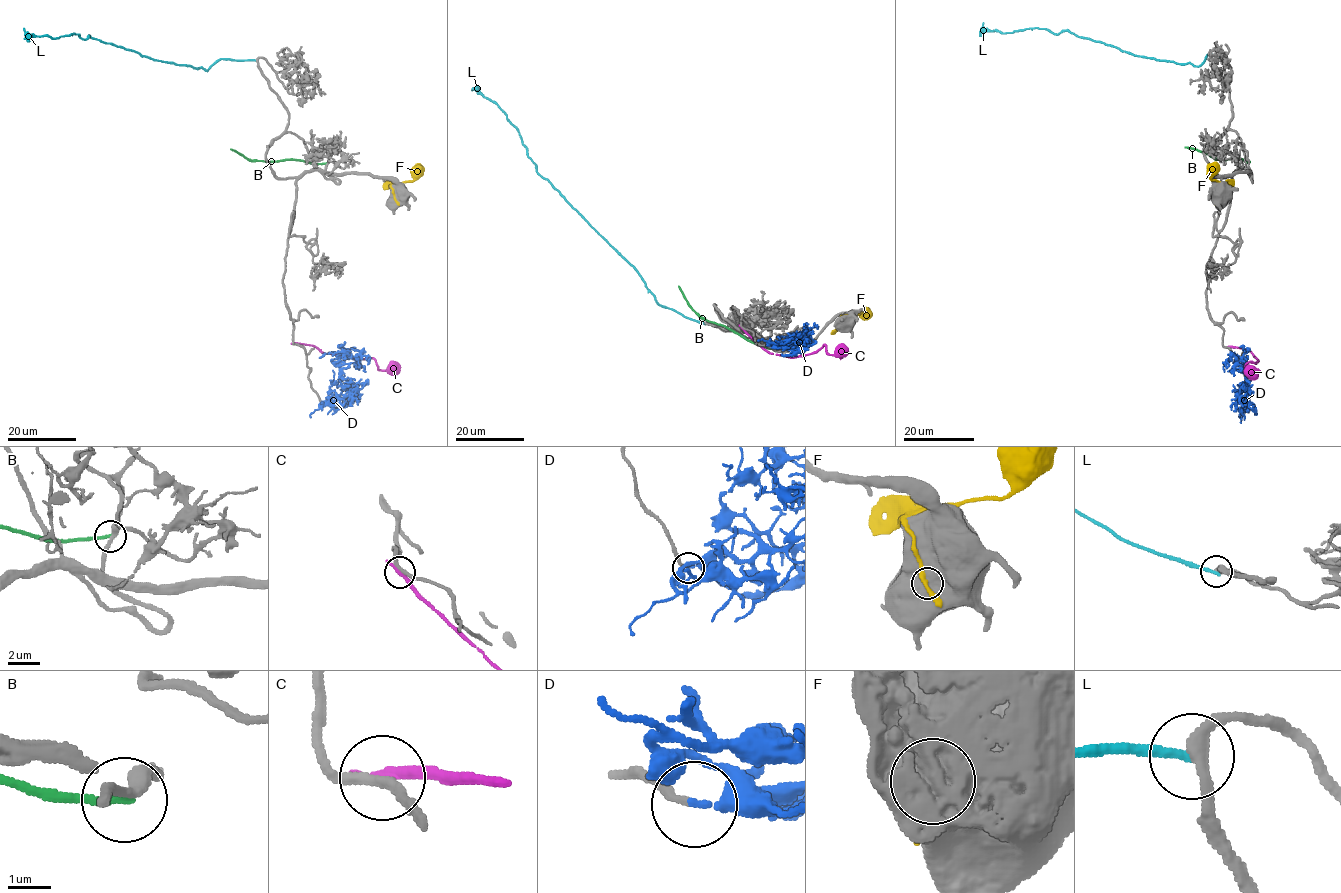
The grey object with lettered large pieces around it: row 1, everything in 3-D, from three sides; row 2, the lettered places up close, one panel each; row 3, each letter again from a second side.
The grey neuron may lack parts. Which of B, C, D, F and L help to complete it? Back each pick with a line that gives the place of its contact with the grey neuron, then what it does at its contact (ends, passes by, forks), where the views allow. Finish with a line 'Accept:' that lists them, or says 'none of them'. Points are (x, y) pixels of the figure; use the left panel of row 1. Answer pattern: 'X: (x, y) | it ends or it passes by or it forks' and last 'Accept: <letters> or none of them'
D: (322, 402) | it ends
Accept: D

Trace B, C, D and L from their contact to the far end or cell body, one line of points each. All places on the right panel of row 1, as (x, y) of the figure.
B: (1249, 162), (1213, 159), (1206, 153), (1185, 146)
C: (1227, 347), (1246, 348), (1258, 360), (1245, 366), (1256, 375), (1255, 370), (1249, 372)
D: (1248, 407), (1245, 374), (1241, 367), (1234, 367), (1237, 361), (1234, 356), (1227, 360), (1226, 367), (1226, 361)
L: (1223, 55), (1208, 54), (1195, 66), (1134, 55), (1067, 30), (1054, 34), (1046, 29), (986, 31), (983, 23)

